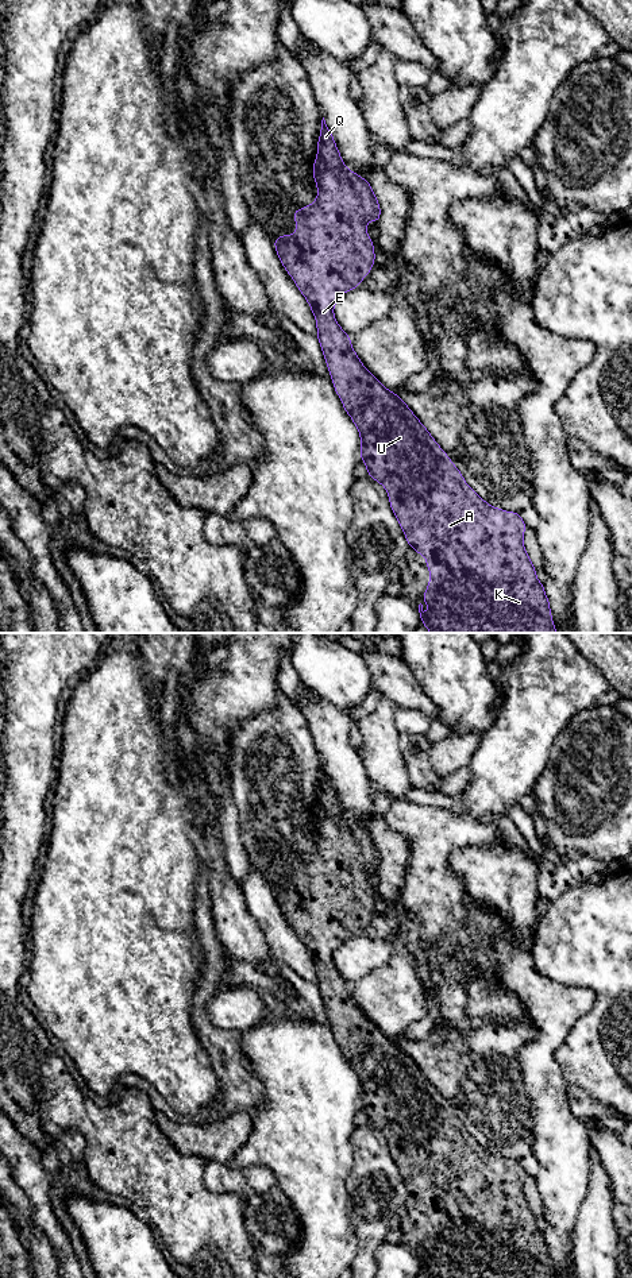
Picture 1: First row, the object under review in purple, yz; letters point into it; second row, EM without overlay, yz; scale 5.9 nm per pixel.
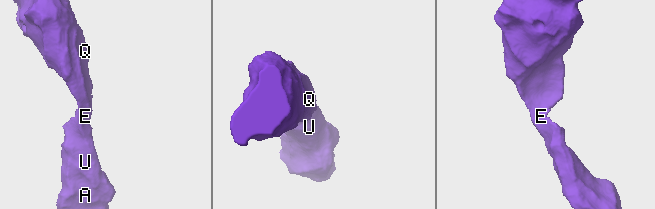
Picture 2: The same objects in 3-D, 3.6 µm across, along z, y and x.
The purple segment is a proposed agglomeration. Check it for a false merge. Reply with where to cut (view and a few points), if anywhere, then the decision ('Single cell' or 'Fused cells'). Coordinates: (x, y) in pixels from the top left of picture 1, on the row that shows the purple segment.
No split. Single cell

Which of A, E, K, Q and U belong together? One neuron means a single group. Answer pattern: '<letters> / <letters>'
A E K Q U

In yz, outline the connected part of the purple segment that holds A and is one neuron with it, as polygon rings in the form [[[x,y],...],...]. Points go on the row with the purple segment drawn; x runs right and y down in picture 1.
[[[324,117],[317,140],[317,155],[313,162],[313,179],[317,186],[316,200],[311,205],[293,211],[296,231],[292,236],[280,235],[273,244],[280,262],[305,297],[315,316],[316,336],[334,389],[359,432],[359,456],[366,464],[367,475],[385,487],[390,509],[404,530],[408,547],[425,557],[431,579],[421,599],[432,611],[424,613],[423,605],[419,605],[421,625],[431,633],[558,633],[544,584],[539,582],[523,543],[527,524],[520,513],[505,511],[489,505],[465,482],[462,472],[404,399],[388,390],[363,366],[351,345],[351,337],[334,316],[338,300],[346,291],[357,289],[375,263],[374,243],[367,235],[366,224],[381,220],[381,206],[370,181],[344,166]]]

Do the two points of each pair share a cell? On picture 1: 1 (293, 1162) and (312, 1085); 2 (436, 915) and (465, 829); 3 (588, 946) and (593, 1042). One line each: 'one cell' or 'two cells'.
1: one cell
2: one cell
3: one cell

